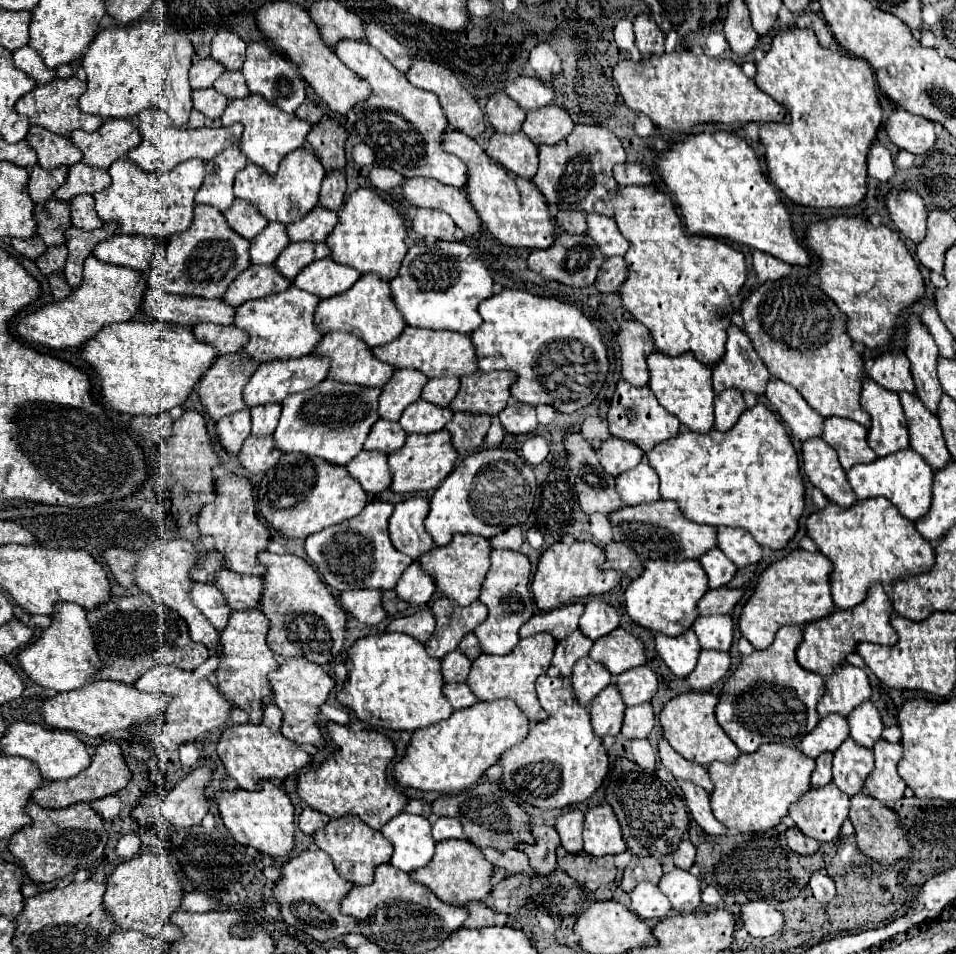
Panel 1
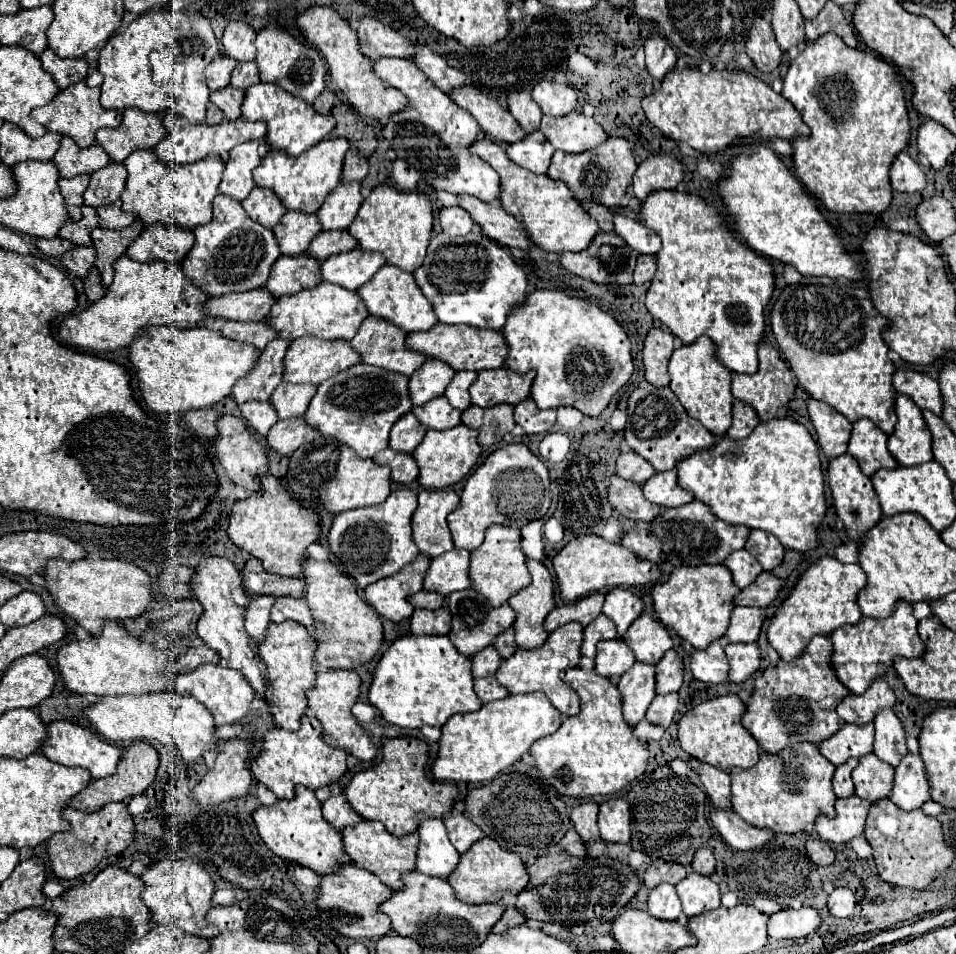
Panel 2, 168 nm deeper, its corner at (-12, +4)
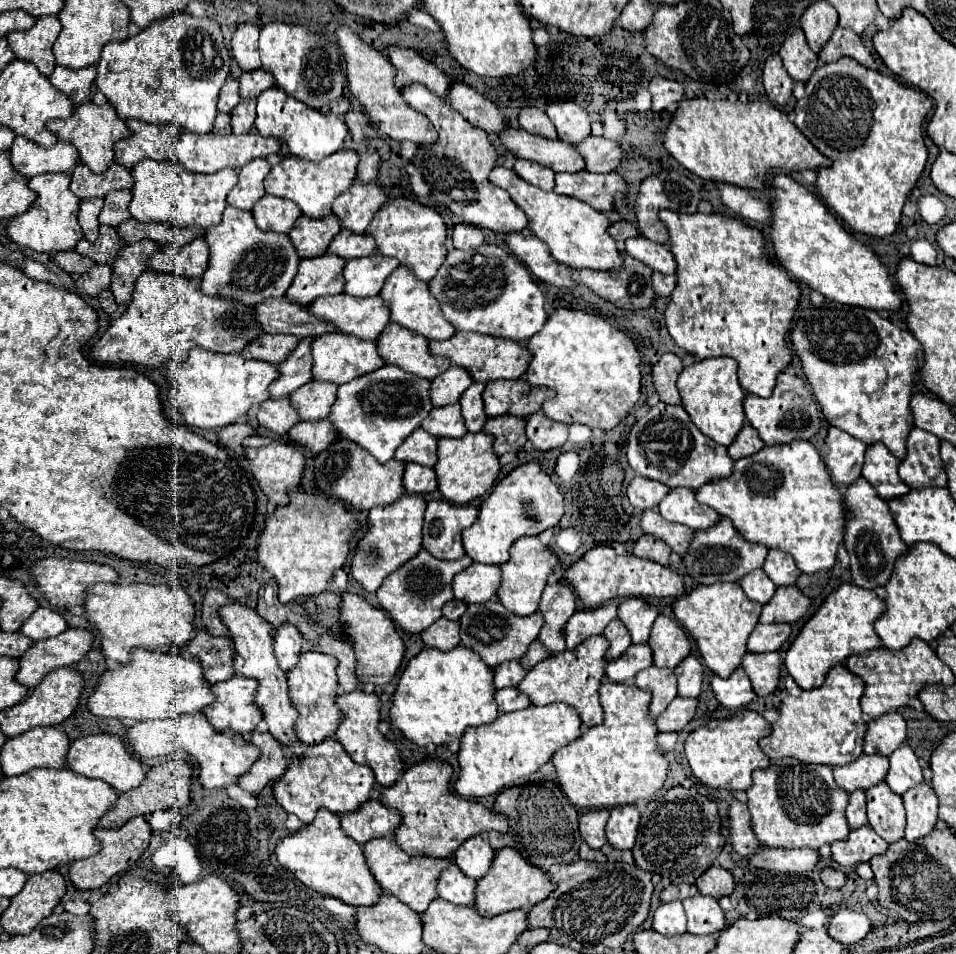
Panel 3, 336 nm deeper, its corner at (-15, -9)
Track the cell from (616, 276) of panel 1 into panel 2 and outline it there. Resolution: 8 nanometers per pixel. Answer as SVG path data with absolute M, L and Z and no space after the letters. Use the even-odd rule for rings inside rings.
M639 255L635 271L633 271L633 283L635 285L645 285L653 279L653 273L655 273L655 257Z

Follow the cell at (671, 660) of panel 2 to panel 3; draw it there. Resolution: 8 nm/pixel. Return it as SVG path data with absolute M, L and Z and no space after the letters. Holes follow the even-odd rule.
M688 656L676 666L676 678L678 678L678 694L688 698L698 698L702 694L702 678L704 678L704 666L696 656Z

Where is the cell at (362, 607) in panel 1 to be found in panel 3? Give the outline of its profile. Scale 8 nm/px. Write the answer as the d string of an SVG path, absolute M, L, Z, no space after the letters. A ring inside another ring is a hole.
M420 550L416 558L408 560L404 566L400 566L400 570L394 570L388 578L384 578L384 586L380 586L380 590L376 592L380 606L402 630L420 634L442 616L442 606L454 598L452 578L464 568L468 568L470 564L472 564L472 558L466 558L466 556L460 560L444 562L434 558L426 550Z

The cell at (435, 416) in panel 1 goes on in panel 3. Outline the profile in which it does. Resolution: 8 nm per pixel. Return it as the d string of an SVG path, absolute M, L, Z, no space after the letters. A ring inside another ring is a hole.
M460 404L432 410L430 416L422 422L422 428L436 438L462 438L468 432L464 426Z

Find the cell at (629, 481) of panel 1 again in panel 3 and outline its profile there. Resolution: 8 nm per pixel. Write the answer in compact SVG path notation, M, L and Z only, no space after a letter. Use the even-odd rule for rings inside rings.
M670 490L670 494L660 502L658 506L660 514L670 520L684 524L692 530L708 530L720 522L720 514L716 514L712 508L696 502L694 490Z

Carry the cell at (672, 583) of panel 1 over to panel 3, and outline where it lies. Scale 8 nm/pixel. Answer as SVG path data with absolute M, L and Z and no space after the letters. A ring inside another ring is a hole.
M710 584L698 586L690 594L680 596L674 602L674 614L678 622L696 640L704 664L720 678L730 678L730 674L742 668L742 656L748 652L746 642L750 632L756 628L762 606L748 600L740 584Z

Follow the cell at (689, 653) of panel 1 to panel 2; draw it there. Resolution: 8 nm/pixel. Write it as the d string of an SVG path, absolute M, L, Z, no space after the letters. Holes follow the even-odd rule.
M711 641L707 649L693 649L689 653L689 667L695 679L703 683L725 683L729 663L719 641Z

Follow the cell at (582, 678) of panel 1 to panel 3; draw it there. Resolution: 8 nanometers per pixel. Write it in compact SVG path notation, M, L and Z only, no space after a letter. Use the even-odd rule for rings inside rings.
M632 644L622 658L608 662L606 676L614 682L626 682L648 666L652 666L652 648L648 644Z

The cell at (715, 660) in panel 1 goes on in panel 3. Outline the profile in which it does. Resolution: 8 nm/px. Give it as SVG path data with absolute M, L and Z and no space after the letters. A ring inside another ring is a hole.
M778 652L746 654L742 666L750 676L754 692L758 696L768 696L776 692L780 682L780 666L782 666L782 658Z

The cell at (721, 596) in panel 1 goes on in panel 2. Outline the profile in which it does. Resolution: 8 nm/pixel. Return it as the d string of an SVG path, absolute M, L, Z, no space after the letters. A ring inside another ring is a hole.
M763 571L757 581L753 581L753 585L747 585L745 589L741 589L737 593L737 597L733 597L735 605L749 605L749 607L767 607L779 593L783 581L773 577L771 573Z

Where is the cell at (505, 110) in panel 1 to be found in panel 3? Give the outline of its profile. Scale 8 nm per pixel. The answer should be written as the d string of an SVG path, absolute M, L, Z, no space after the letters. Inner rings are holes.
M524 108L520 112L520 126L526 132L542 136L542 138L550 138L550 140L558 138L556 128L552 126L548 114L544 110L540 110L540 108Z

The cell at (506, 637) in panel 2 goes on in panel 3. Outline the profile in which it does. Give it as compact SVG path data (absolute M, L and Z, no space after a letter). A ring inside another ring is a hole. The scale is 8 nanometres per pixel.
M534 640L534 642L530 644L530 648L528 648L528 654L526 654L524 658L520 658L520 662L522 662L522 666L524 666L526 670L530 670L532 666L536 666L536 664L542 662L542 660L546 660L548 656L552 656L552 654L542 646L542 642Z

